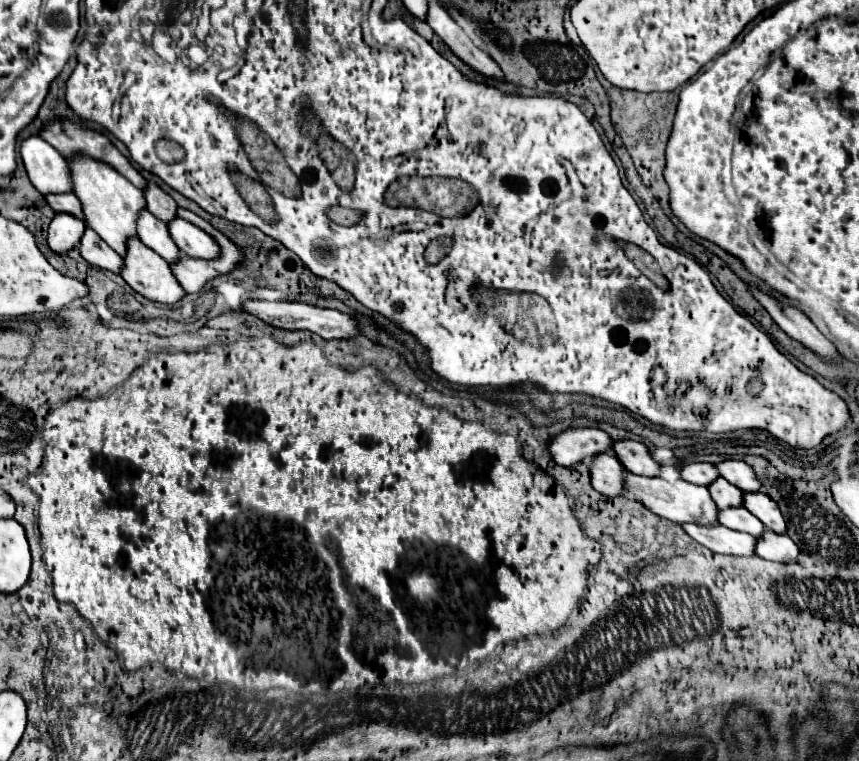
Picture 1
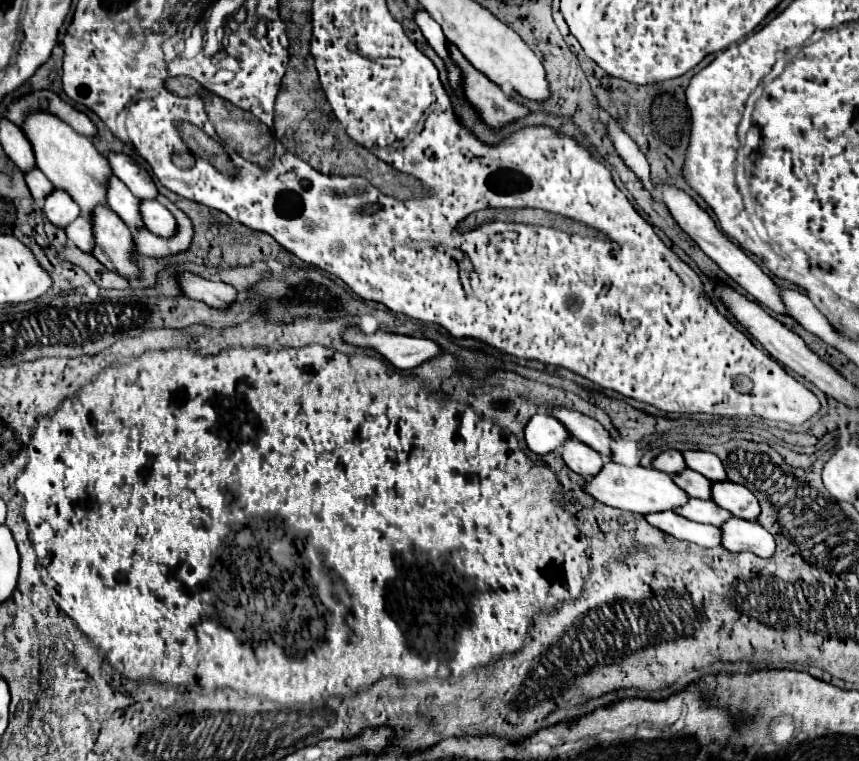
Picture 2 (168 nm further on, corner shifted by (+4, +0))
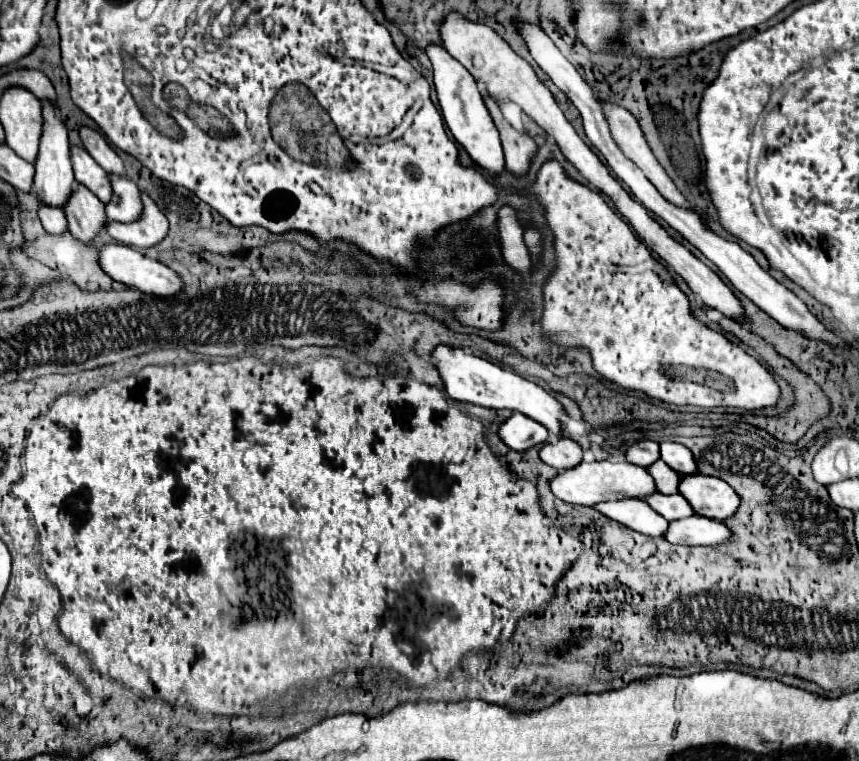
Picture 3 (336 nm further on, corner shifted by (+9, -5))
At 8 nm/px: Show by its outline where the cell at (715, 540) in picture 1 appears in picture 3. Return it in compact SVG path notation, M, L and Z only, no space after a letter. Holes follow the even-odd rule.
M639 499L607 501L607 503L595 505L595 509L617 523L631 527L633 531L639 531L651 537L665 537L669 527L669 523L657 511L653 511L645 501L639 501Z

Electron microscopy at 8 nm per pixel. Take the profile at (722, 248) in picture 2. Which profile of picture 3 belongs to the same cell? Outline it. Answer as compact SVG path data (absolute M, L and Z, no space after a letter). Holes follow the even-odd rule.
M607 107L605 115L609 119L611 125L611 133L613 139L619 143L619 147L623 149L623 153L639 163L639 167L643 169L645 177L655 185L655 189L673 205L687 209L687 201L683 199L683 193L675 187L675 183L665 175L665 169L659 165L659 161L655 159L655 155L651 153L639 123L635 121L635 117L623 109L623 107Z

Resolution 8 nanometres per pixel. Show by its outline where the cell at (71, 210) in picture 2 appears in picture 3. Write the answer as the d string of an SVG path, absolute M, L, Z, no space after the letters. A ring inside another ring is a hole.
M43 103L43 137L39 147L39 157L35 161L35 189L41 203L51 203L51 207L63 209L63 203L71 197L71 191L75 189L75 175L71 171L71 155L69 155L69 141L67 141L67 129L63 121L55 115L55 109L49 103Z

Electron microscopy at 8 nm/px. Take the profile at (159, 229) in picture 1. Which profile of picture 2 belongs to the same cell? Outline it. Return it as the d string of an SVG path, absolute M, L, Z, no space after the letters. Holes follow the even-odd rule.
M114 174L108 176L106 180L106 200L108 206L128 224L130 230L136 230L136 226L144 226L140 222L140 210L138 210L140 200Z

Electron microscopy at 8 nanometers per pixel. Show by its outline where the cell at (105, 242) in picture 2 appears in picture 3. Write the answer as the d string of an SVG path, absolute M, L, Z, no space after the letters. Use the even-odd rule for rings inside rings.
M77 185L63 209L71 235L81 243L91 243L103 231L103 223L109 223L103 207L105 205L87 187Z

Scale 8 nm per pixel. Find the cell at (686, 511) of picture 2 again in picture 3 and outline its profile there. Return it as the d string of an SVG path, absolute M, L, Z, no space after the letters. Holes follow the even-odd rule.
M655 493L651 497L647 497L647 503L659 513L663 515L667 521L675 521L675 519L685 519L685 517L693 517L697 515L691 507L691 503L687 503L687 499L683 499L683 495L663 495L663 493Z

